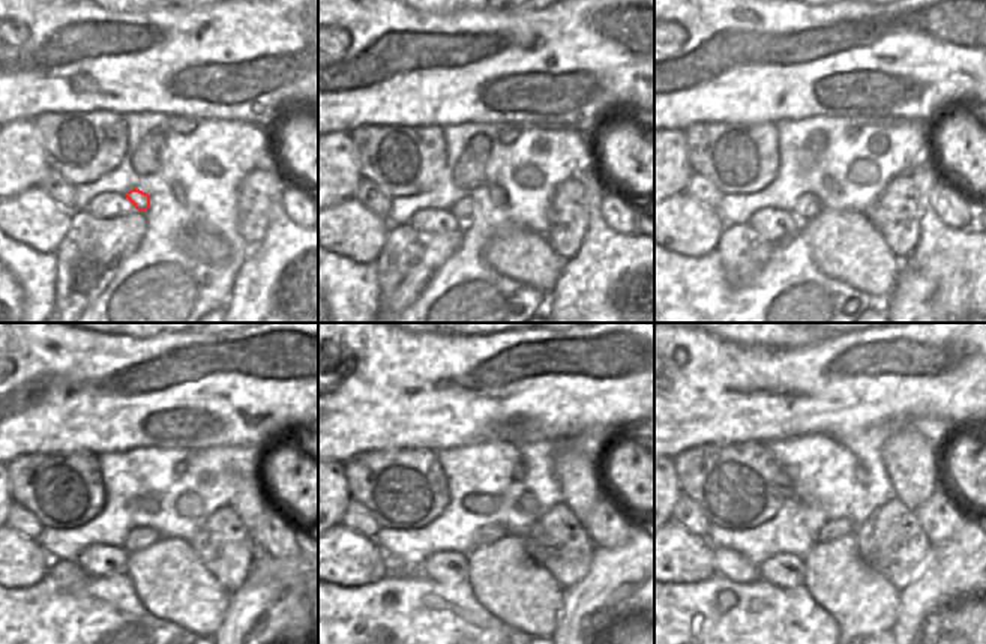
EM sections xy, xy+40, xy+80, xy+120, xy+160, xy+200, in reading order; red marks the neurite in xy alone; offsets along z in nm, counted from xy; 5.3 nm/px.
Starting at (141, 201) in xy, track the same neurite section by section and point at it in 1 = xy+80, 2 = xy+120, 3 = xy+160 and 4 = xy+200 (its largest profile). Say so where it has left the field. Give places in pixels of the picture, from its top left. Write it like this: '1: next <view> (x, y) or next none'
1: next xy+80 (808, 206)
2: next xy+120 (141, 538)
3: next xy+160 (488, 535)
4: next xy+200 (830, 530)

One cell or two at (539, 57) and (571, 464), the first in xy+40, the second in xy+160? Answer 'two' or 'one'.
two

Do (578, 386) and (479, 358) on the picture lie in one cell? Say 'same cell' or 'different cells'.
same cell

